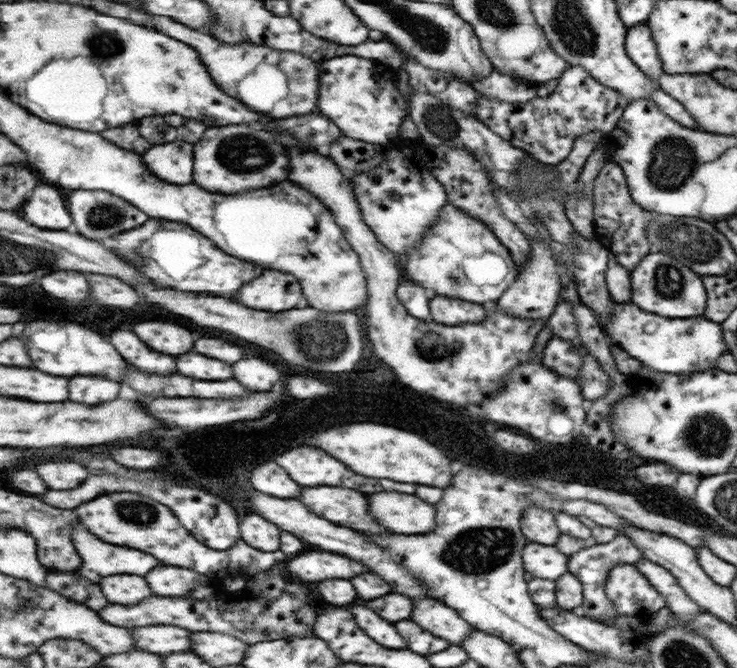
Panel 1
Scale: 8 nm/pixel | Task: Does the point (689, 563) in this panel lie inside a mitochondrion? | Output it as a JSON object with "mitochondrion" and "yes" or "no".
{"mitochondrion":"no"}

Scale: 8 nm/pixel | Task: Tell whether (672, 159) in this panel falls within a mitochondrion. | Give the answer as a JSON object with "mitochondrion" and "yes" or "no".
{"mitochondrion":"yes"}

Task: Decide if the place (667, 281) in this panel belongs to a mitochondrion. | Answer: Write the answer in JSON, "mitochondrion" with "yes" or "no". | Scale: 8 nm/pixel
{"mitochondrion":"yes"}

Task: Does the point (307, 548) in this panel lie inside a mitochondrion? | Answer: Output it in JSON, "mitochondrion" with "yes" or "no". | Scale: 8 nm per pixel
{"mitochondrion":"no"}

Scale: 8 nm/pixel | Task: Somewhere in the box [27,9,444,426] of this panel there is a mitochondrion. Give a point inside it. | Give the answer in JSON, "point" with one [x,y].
{"point":[252,153]}

